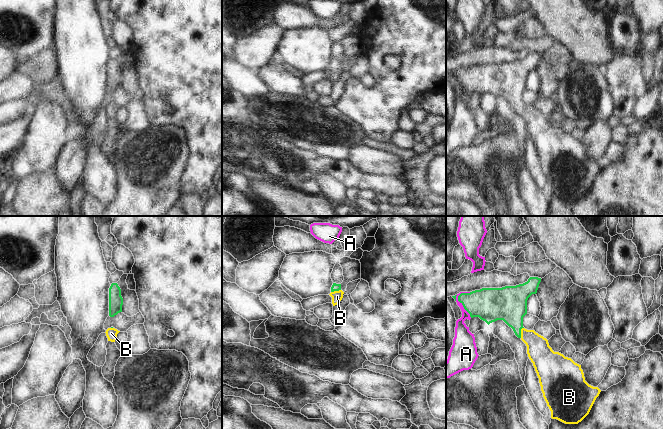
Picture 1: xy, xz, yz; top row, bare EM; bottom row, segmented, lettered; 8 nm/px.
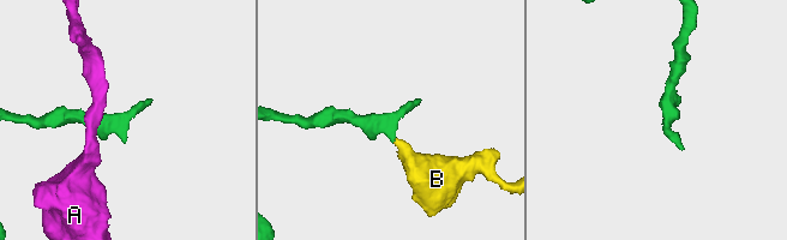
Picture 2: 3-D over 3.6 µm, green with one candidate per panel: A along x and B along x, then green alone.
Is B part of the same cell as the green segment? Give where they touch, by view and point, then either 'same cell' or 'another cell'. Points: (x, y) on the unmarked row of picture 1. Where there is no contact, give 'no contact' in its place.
yz (520, 108) | same cell

